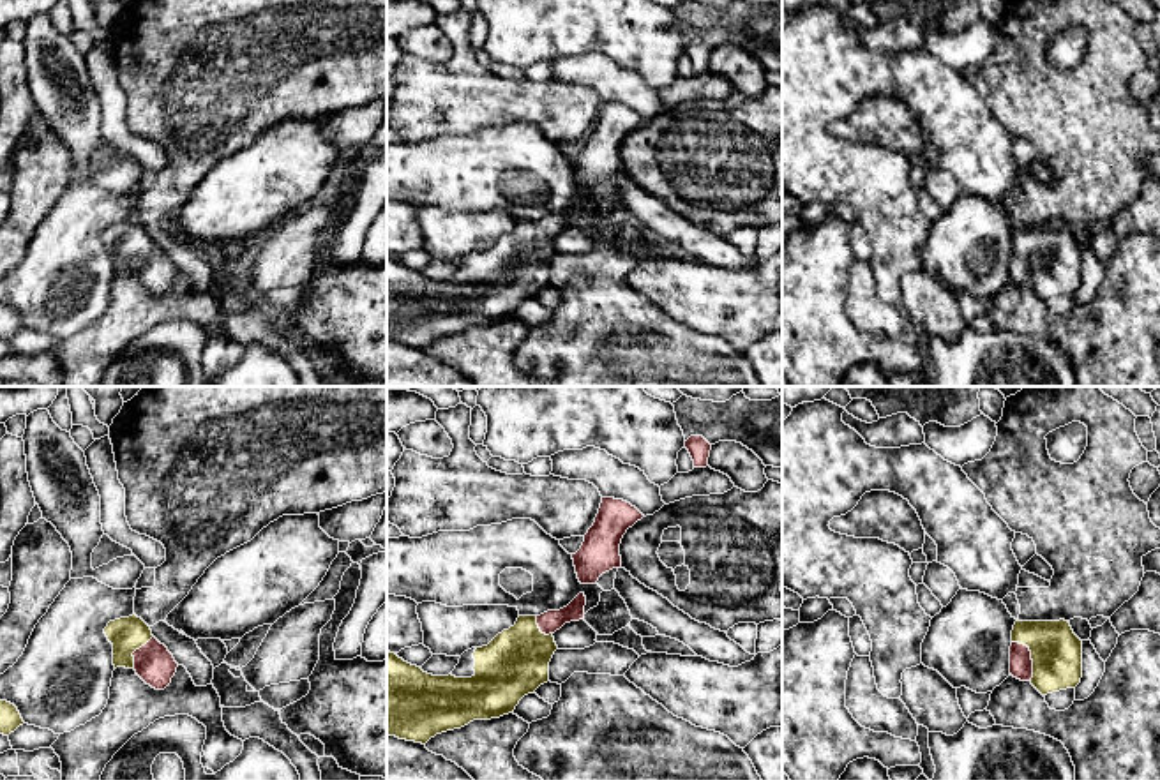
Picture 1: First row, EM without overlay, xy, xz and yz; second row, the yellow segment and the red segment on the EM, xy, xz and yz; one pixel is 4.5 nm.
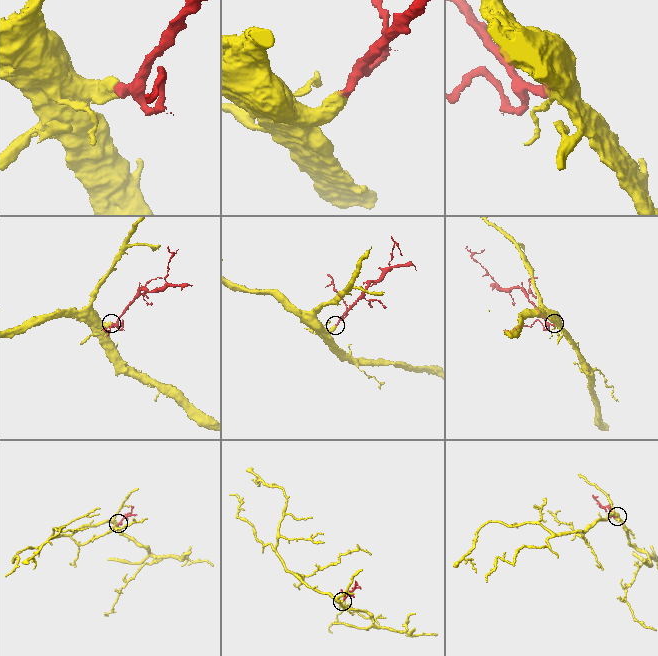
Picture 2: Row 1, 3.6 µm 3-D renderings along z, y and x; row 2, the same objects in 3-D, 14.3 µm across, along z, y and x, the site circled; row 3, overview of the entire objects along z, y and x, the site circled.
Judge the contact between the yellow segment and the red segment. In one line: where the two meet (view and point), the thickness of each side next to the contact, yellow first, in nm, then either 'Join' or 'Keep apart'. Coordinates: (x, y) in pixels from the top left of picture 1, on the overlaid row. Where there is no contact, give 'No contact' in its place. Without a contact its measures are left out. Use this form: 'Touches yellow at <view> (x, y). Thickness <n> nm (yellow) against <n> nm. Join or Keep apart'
Touches yellow at yz (1031, 657). Thickness 240 nm (yellow) against 110 nm. Join

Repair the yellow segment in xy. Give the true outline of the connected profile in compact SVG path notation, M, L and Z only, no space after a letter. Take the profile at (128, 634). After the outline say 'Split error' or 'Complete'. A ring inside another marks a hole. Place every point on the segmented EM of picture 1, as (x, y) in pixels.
M132 614L109 621L104 634L113 644L115 669L134 669L155 690L164 690L171 683L178 664L141 618Z. Split error

